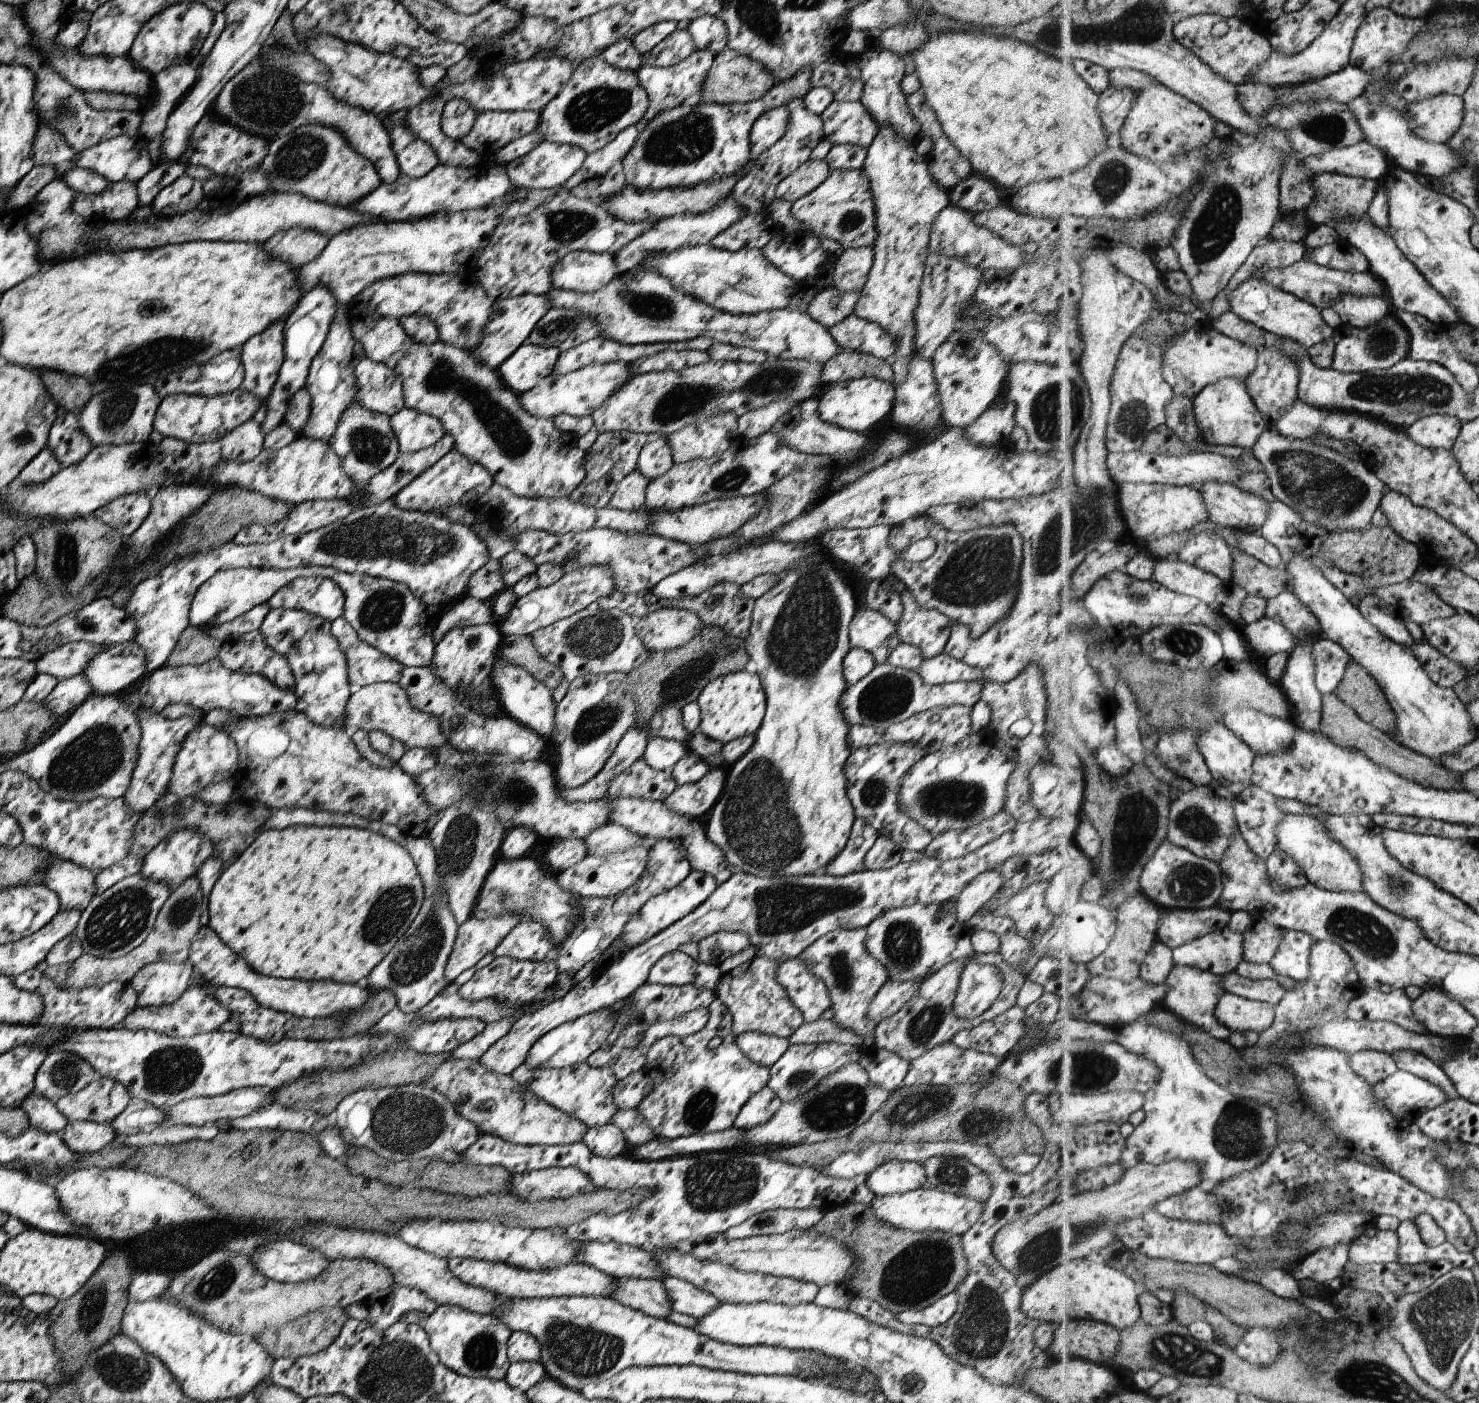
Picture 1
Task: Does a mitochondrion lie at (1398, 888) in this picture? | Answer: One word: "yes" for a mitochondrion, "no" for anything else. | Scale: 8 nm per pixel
yes

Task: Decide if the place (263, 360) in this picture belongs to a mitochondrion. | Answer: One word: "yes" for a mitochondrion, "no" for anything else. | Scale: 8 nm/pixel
yes

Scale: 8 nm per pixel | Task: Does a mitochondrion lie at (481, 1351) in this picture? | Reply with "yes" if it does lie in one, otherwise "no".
yes

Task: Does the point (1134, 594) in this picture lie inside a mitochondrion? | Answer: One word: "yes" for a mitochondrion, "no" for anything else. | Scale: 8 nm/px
yes

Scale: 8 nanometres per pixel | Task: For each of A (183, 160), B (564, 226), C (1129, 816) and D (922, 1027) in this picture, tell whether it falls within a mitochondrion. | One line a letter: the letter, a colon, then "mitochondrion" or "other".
A: other
B: mitochondrion
C: mitochondrion
D: mitochondrion

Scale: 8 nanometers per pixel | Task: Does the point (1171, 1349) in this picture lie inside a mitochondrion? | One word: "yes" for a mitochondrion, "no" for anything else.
yes

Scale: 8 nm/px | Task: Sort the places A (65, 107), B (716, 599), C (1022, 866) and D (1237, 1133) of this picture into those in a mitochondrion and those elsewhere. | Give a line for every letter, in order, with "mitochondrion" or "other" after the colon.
A: mitochondrion
B: other
C: mitochondrion
D: mitochondrion

